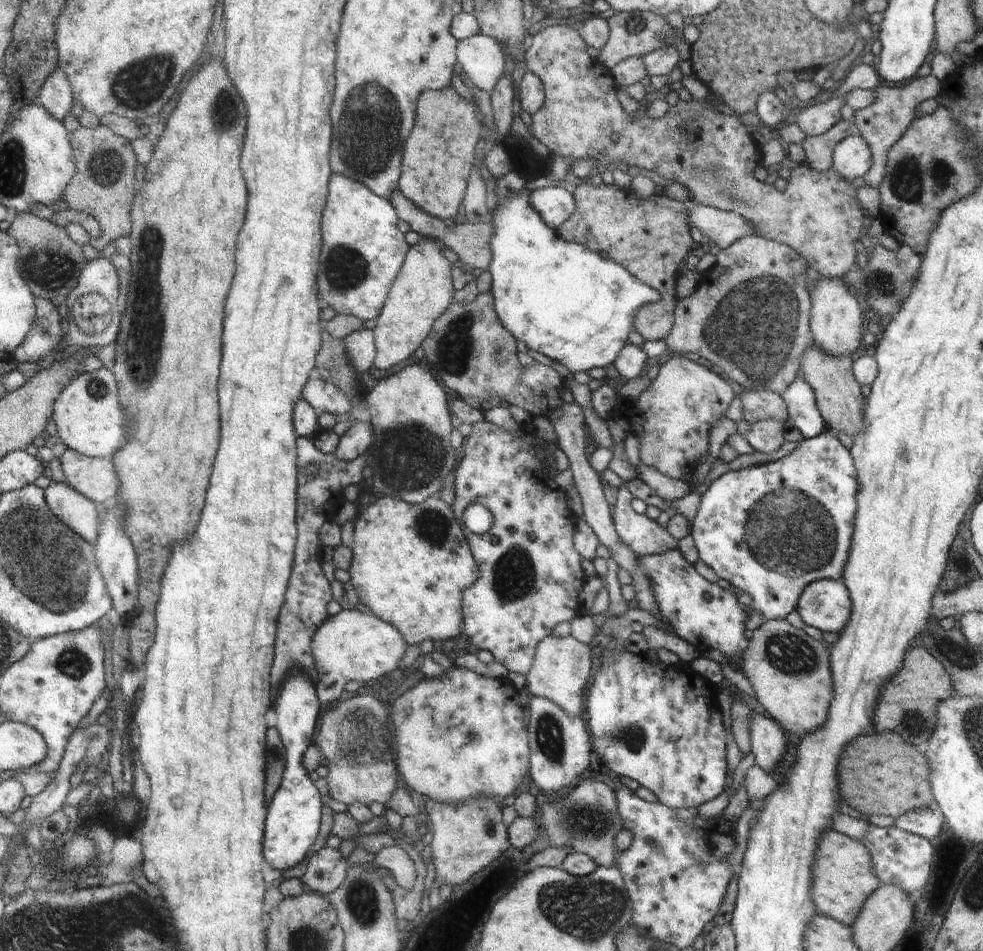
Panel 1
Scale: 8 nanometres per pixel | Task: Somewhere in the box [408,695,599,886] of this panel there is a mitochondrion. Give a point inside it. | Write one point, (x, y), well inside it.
(550, 737)

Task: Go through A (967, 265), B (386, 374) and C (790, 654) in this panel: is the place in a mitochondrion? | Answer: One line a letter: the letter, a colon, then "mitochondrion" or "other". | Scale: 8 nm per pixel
A: other
B: other
C: mitochondrion

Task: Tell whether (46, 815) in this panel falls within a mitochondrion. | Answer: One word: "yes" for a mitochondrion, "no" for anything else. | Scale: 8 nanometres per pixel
no

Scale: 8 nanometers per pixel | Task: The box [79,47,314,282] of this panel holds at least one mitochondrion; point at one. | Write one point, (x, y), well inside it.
(139, 86)

